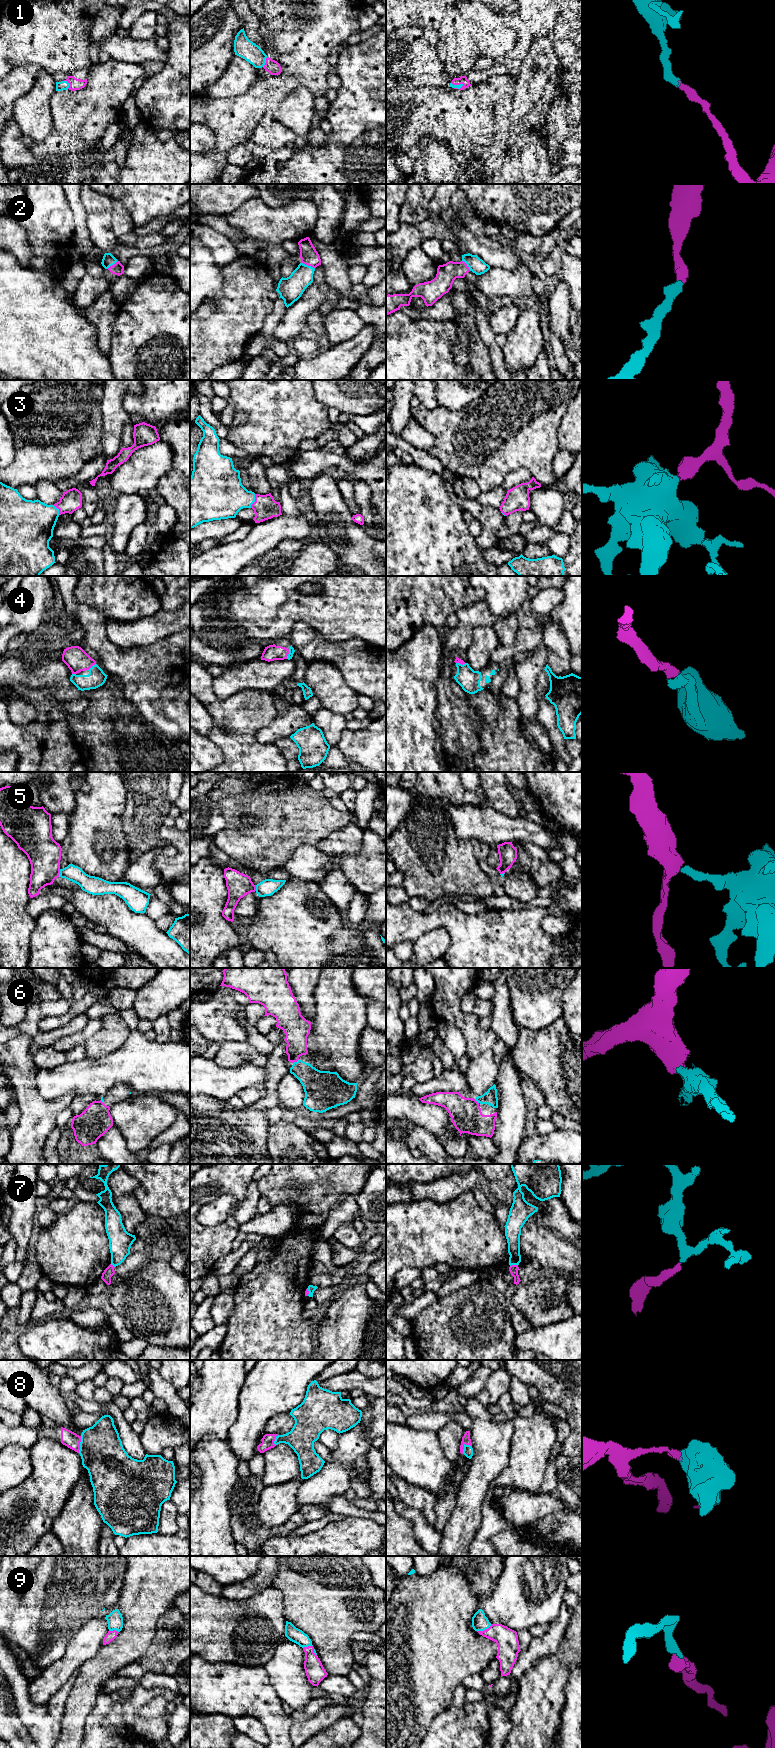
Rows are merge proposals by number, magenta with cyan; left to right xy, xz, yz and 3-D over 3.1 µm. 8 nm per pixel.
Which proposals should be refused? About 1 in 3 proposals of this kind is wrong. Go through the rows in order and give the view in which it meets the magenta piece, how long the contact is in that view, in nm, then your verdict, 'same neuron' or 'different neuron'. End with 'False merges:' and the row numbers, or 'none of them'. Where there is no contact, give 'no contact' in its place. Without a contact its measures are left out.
1: meets magenta in xz; contact 100 nm long; same neuron
2: meets magenta in xz; contact 120 nm long; same neuron
3: meets magenta in xz; contact 120 nm long; same neuron
4: meets magenta in xz; contact 80 nm long; same neuron
5: meets magenta in xy; contact 70 nm long; different neuron
6: meets magenta in xz; contact 70 nm long; same neuron
7: meets magenta in yz; contact 70 nm long; different neuron
8: meets magenta in yz; contact 100 nm long; same neuron
9: meets magenta in yz; contact 130 nm long; same neuron
False merges: 5, 7

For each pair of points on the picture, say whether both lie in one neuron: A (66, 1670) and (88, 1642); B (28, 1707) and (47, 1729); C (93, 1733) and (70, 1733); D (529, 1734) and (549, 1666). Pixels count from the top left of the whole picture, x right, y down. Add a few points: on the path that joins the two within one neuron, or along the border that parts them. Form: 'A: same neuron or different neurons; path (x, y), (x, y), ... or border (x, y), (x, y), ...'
A: same neuron; path (69, 1663), (81, 1649)
B: same neuron; path (30, 1712), (42, 1724)
C: different neurons; border (91, 1711), (85, 1720), (82, 1737)
D: same neuron; path (535, 1717), (544, 1683)

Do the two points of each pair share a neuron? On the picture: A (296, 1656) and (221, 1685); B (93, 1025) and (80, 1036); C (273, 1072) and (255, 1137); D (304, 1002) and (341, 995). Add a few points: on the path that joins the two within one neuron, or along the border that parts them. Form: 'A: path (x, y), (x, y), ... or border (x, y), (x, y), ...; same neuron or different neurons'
A: border (262, 1666), (274, 1690); different neurons
B: path (90, 1028), (83, 1035); same neuron
C: path (271, 1088), (271, 1097), (256, 1112), (255, 1121); same neuron
D: border (319, 978), (314, 990), (315, 1016), (311, 1022); different neurons

